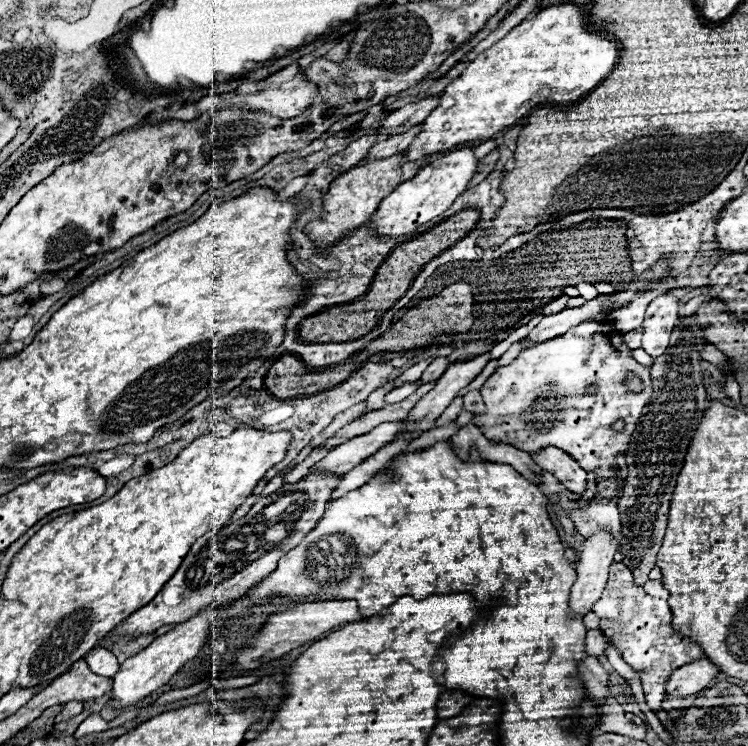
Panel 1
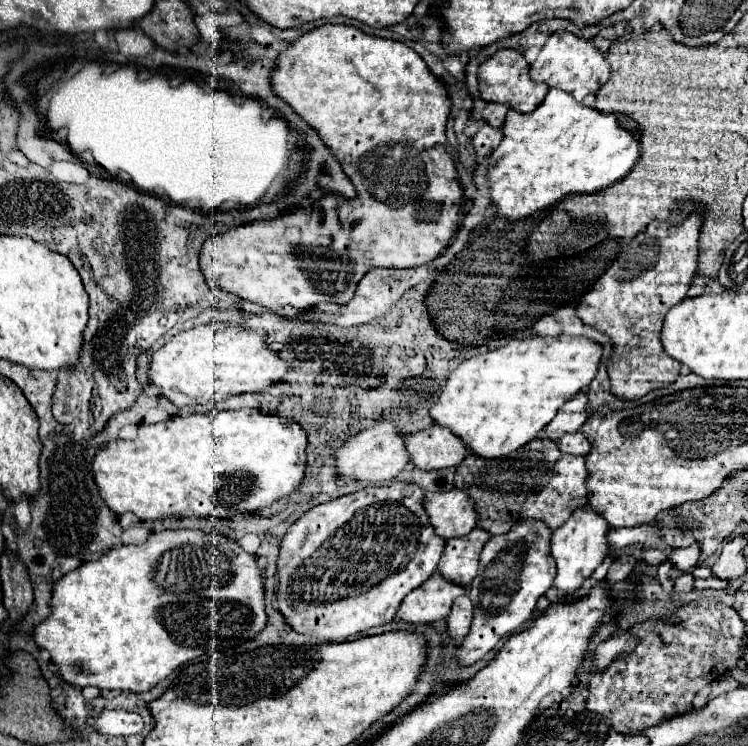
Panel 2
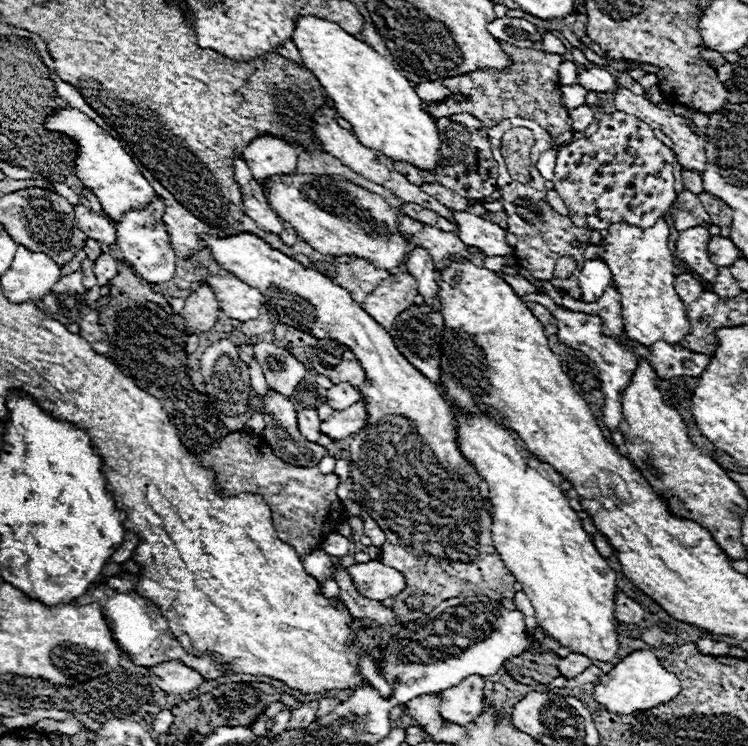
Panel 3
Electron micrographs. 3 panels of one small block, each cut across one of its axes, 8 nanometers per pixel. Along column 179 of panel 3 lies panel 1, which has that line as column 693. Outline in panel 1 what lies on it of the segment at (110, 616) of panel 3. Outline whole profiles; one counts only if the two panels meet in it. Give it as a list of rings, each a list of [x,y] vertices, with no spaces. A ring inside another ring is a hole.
[[[614,562],[610,566],[608,584],[602,592],[602,598],[592,606],[592,612],[600,618],[600,630],[622,652],[624,662],[642,672],[640,680],[646,694],[646,704],[652,710],[660,710],[660,702],[666,696],[666,680],[670,678],[670,674],[676,668],[704,656],[702,646],[690,642],[690,638],[672,628],[672,612],[666,600],[668,590],[660,580],[648,580],[644,586],[636,586],[628,566]]]

